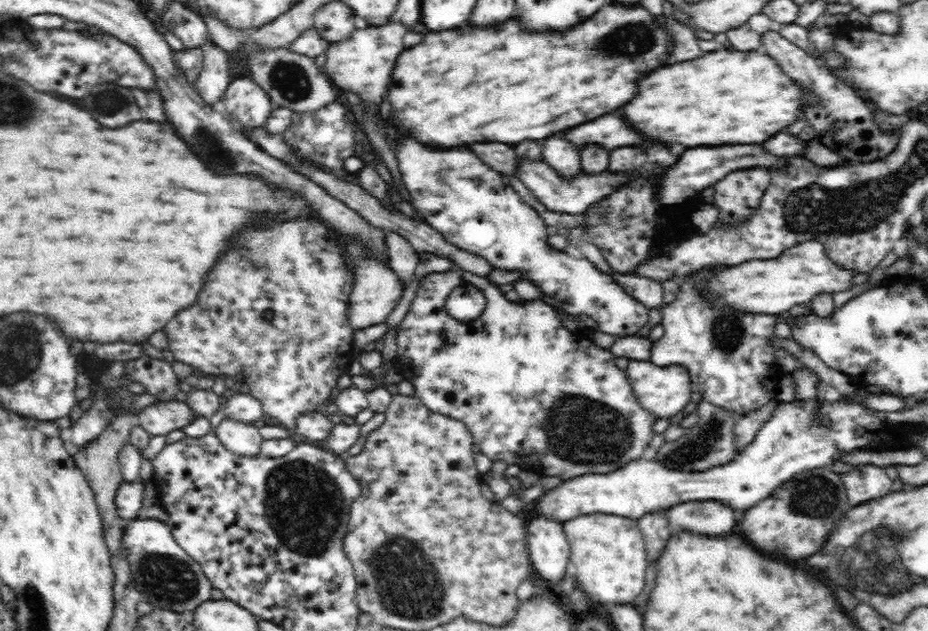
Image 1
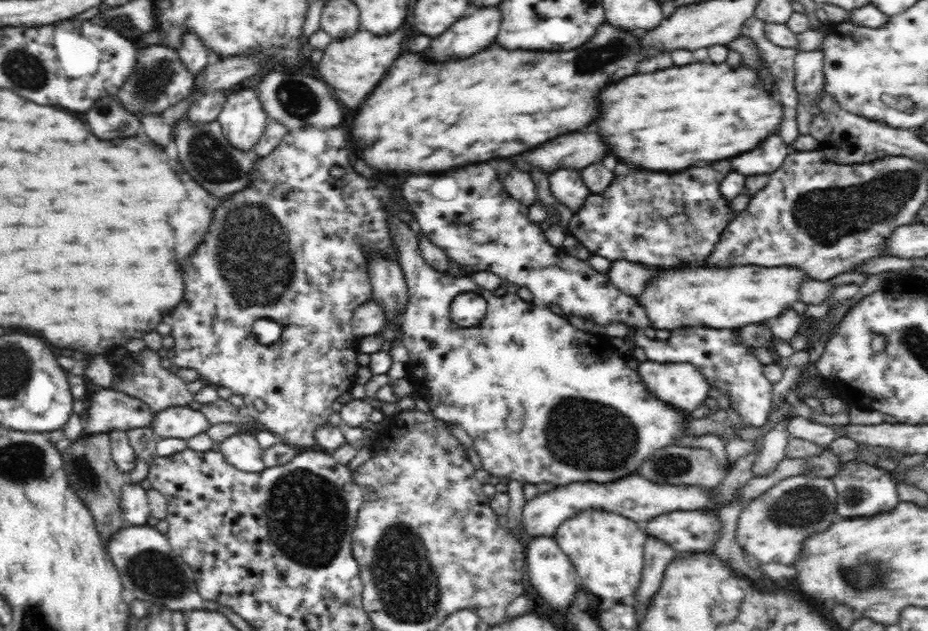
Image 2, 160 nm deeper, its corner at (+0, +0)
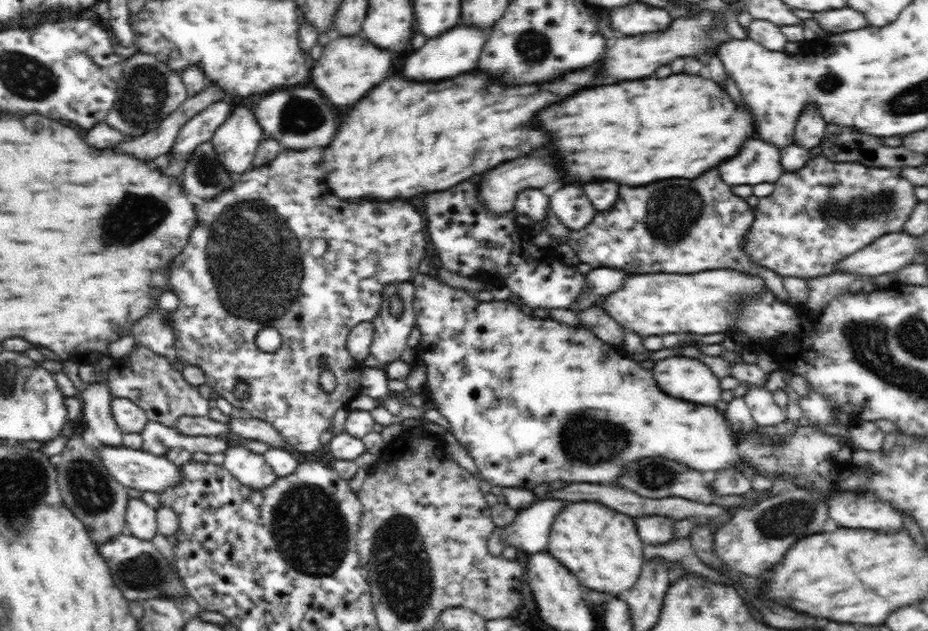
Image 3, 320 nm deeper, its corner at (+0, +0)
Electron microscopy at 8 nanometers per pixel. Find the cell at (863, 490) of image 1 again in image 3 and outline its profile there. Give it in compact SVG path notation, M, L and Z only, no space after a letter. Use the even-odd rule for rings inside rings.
M834 494L829 501L829 513L842 528L896 533L904 526L898 511L871 494Z

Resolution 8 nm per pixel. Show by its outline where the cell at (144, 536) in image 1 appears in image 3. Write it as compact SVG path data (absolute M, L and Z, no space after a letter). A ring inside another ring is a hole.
M126 532L98 544L100 556L107 562L116 588L123 592L124 598L145 601L158 596L177 599L188 594L182 578L170 568L164 556L154 547L152 541L140 540Z

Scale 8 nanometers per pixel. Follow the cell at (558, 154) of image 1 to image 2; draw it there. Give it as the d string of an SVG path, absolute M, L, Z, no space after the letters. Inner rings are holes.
M568 168L556 170L550 176L550 190L557 202L566 206L573 214L590 201L588 198L592 199L592 196L588 196L588 188L584 186L580 172Z

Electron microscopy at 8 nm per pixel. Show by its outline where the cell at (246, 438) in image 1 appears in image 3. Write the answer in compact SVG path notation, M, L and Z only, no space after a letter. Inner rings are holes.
M247 446L227 448L224 468L250 490L268 490L278 476L263 455L251 452Z

